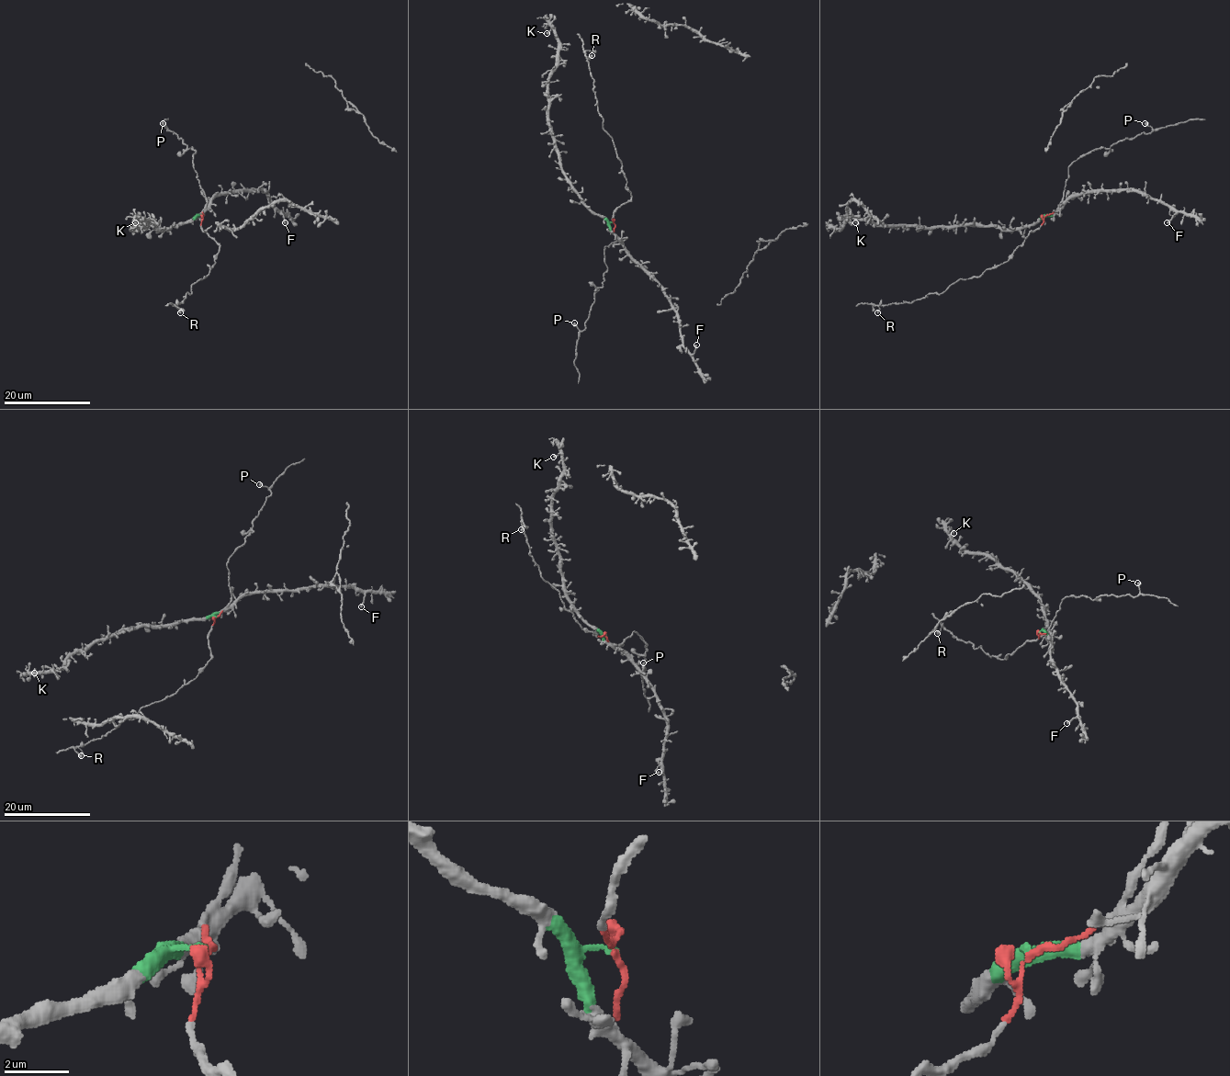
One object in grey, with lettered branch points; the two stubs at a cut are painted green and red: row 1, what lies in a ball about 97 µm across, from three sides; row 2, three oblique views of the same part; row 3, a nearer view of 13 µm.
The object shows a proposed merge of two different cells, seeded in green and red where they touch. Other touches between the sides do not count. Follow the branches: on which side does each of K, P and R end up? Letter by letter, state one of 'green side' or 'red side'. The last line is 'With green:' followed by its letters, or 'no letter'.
K: green side
P: red side
R: red side
With green: K

